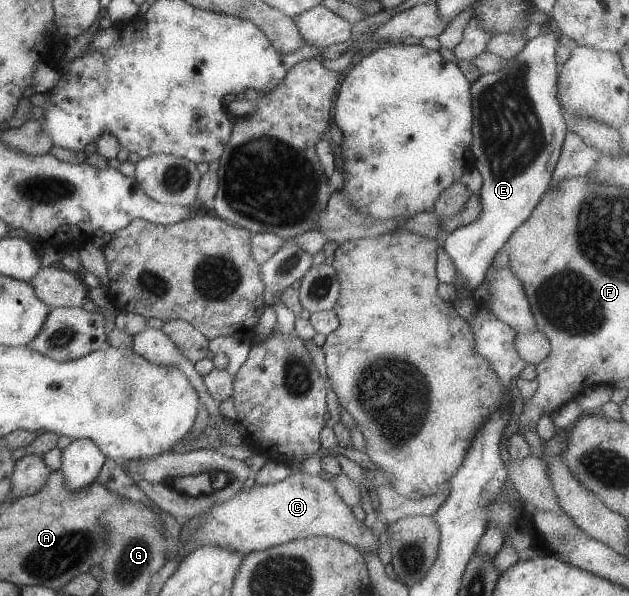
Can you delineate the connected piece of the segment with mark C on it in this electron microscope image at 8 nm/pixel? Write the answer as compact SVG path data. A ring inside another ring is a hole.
M291 473L283 481L277 481L272 485L253 485L249 489L240 490L229 500L210 507L202 513L205 519L202 526L190 535L183 546L188 552L200 546L226 546L230 550L241 554L243 557L250 552L262 551L278 544L287 544L292 540L301 540L310 536L325 536L335 538L351 546L353 549L363 552L375 552L378 547L378 529L367 529L362 521L354 518L352 509L338 497L336 490L330 481L321 479L320 475L307 473Z

